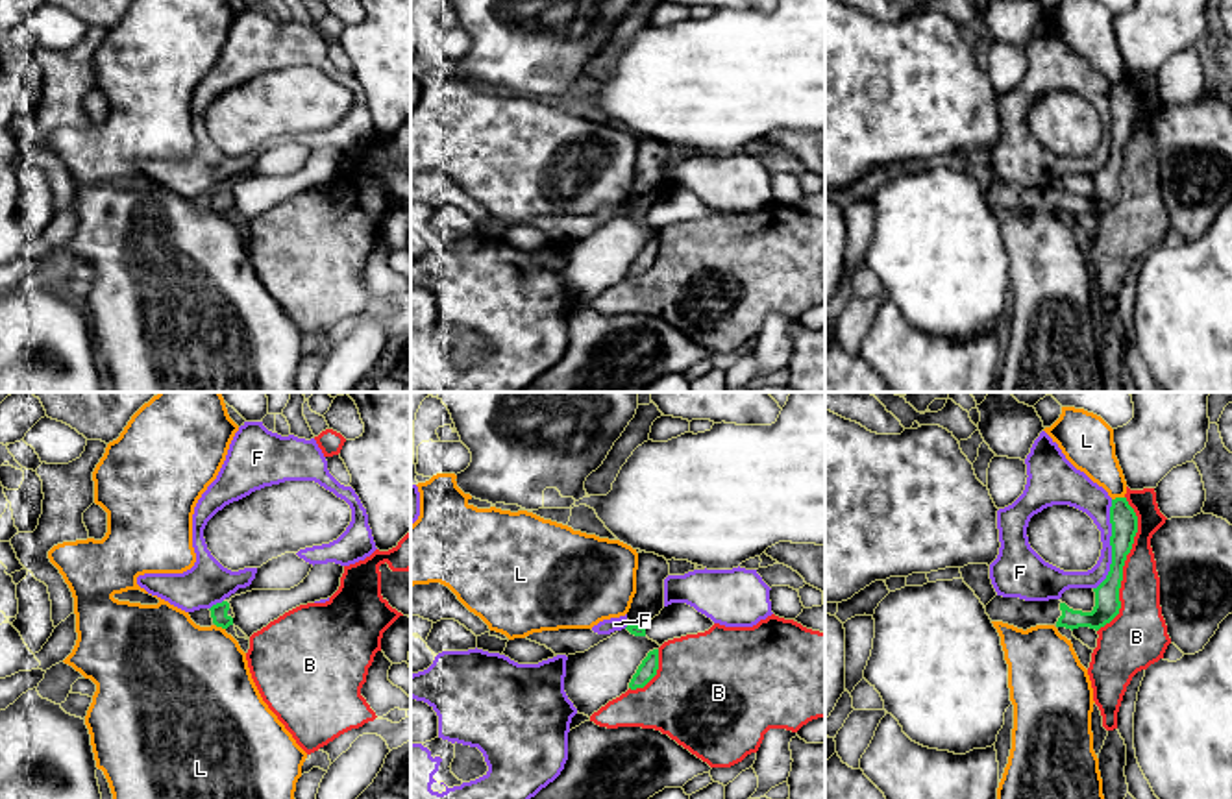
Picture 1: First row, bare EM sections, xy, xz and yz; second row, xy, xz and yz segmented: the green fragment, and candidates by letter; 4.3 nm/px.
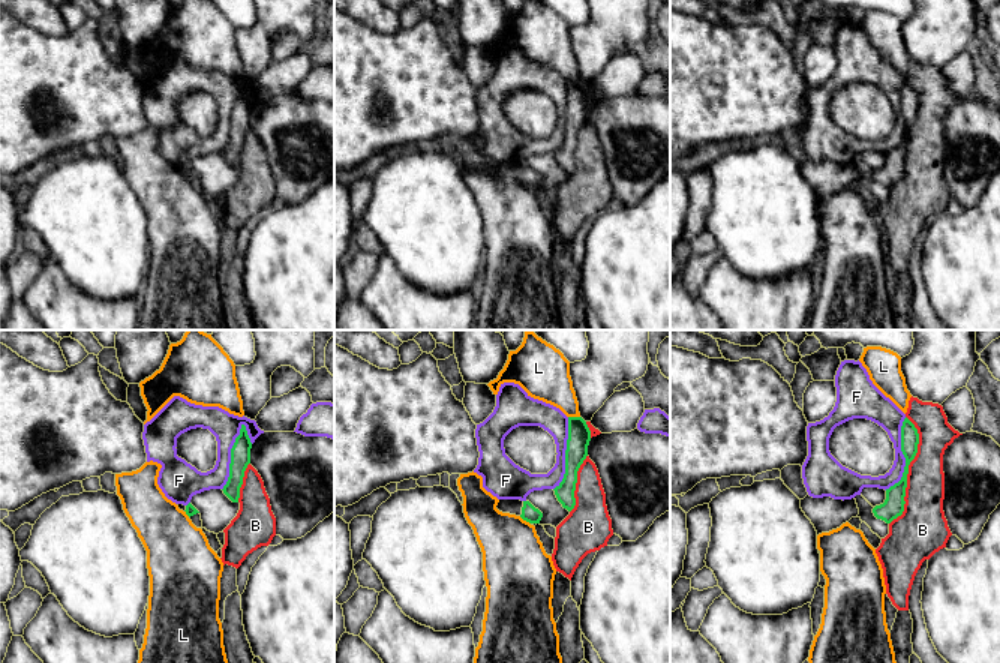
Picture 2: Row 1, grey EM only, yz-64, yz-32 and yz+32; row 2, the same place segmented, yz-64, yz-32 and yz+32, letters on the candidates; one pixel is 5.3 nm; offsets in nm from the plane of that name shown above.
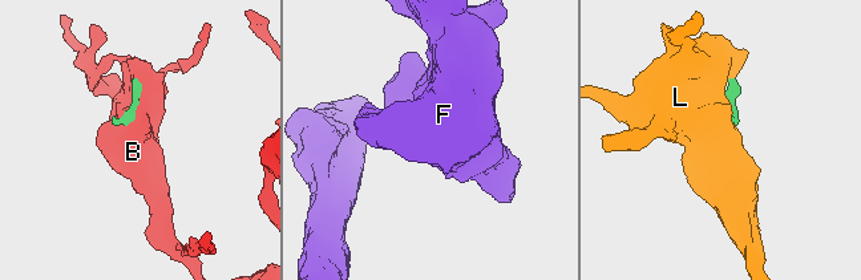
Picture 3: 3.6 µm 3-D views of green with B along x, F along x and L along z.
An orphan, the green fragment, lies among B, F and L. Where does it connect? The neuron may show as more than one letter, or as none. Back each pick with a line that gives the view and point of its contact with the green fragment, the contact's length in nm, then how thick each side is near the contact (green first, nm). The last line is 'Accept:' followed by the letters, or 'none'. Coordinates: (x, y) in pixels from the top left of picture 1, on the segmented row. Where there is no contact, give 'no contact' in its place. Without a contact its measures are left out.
Accept: none

